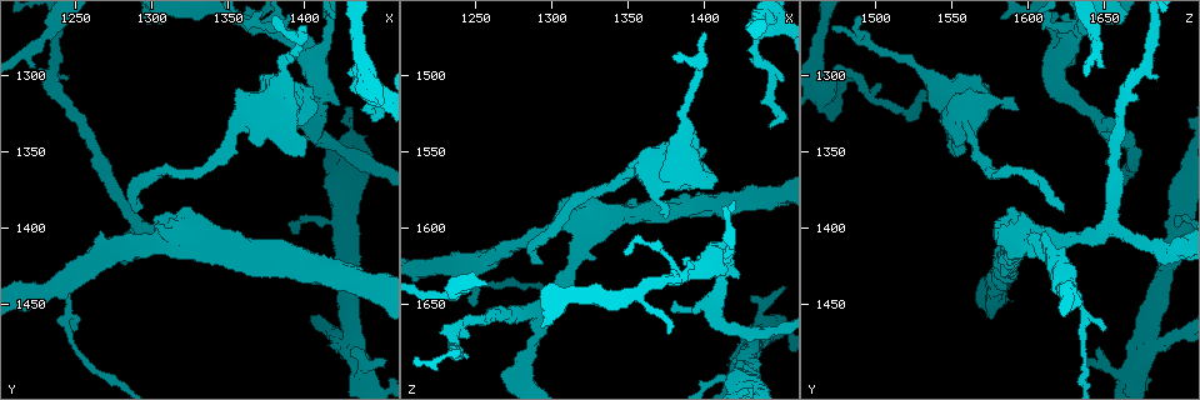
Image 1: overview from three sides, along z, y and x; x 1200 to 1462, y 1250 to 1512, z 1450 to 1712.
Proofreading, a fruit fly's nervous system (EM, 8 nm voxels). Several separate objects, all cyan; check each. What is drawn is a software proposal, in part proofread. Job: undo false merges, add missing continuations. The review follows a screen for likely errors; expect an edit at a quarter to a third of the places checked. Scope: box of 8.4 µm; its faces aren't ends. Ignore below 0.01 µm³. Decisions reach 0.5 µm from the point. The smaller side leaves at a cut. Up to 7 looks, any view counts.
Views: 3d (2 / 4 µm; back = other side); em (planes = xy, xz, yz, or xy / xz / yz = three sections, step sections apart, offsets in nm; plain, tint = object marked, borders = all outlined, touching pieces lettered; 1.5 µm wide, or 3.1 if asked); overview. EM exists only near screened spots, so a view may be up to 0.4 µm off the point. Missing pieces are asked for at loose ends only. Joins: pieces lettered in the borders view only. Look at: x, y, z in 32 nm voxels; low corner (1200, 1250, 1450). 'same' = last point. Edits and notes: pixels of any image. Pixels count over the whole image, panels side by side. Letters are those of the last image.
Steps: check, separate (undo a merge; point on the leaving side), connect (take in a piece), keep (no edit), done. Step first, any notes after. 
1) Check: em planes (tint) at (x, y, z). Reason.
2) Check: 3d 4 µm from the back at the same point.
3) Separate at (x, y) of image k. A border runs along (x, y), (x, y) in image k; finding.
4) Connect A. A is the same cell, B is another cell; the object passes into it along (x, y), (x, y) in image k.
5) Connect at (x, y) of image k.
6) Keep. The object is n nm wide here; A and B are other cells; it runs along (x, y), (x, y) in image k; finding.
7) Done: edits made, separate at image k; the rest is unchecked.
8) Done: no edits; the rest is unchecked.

Check: 3d 4 µm at (1224, 1280, 1646). Calibre changes.

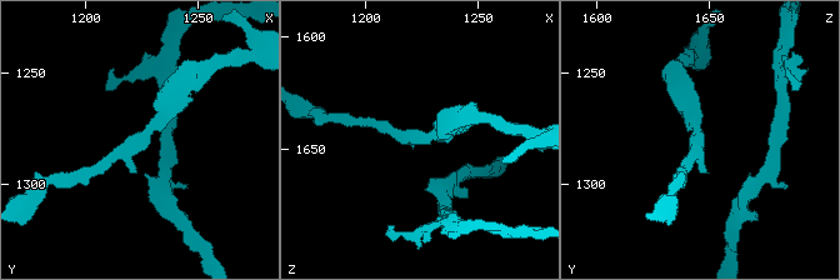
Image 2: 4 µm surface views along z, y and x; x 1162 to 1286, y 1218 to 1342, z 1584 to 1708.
Check: em planes (tint) at (1226, 1279, 1647). Now the EM.

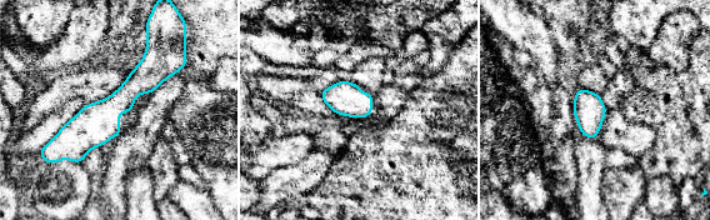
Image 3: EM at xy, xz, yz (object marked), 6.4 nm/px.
Check: em planes (borders) at the same point.

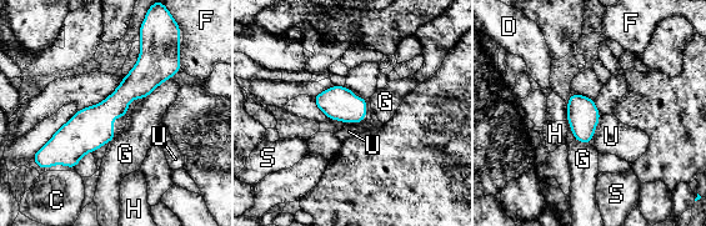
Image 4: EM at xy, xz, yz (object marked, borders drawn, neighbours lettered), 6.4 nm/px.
Keep. The object is 200 nm wide here; C, D, F, G, H, S and U are other cells; one neuron here.

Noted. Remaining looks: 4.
Check: 3d 2 µm at (1276, 1412, 1610).

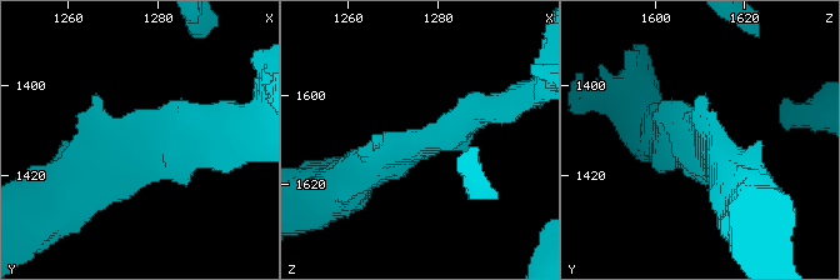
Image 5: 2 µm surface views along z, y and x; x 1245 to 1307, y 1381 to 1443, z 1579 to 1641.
Check: em planes (borders) at (1276, 1414, 1611).

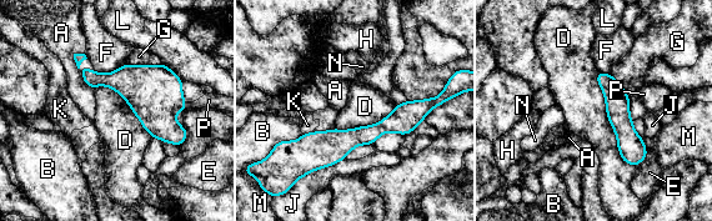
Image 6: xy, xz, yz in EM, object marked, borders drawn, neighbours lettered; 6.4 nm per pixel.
Keep. A, B, D, E, F, G, H, J, K, L, M, N and P are other cells; it runs along (435, 103), (367, 135), (297, 145) in image 6; continuous, no second neuron.

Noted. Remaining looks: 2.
Check: em planes (borders) at (1446, 1326, 1520). Abrupt turn.

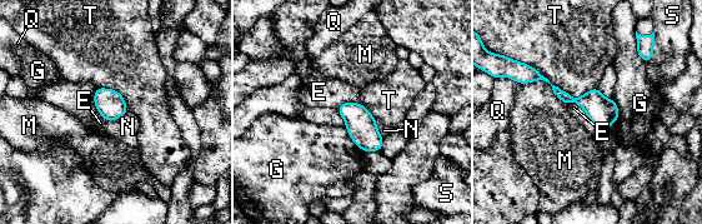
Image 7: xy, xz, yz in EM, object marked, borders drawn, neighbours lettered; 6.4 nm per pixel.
Keep. E, G, M, N, Q, S and T are other cells; it runs along (528, 71), (567, 99), (616, 113) in image 7; one neuron here.

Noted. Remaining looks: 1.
Done: no edits; the rest is unchecked.

